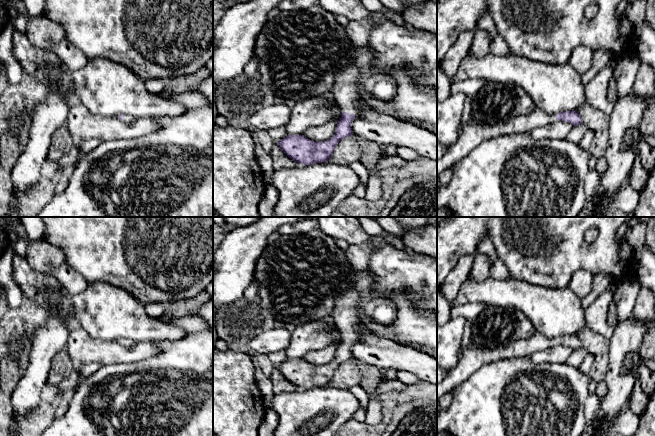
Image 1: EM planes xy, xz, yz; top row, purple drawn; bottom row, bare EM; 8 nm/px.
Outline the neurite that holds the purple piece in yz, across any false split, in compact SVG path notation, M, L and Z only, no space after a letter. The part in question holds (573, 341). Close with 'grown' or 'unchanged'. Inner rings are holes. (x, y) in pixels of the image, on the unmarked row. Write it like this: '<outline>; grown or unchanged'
M535 332L528 339L516 340L506 346L496 348L483 347L471 340L458 365L447 374L442 382L437 384L437 400L443 394L459 386L485 364L502 359L530 356L556 344L569 346L573 350L582 347L582 342L577 335L564 335L556 339L550 339L539 332Z; grown

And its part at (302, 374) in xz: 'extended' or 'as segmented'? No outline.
extended

